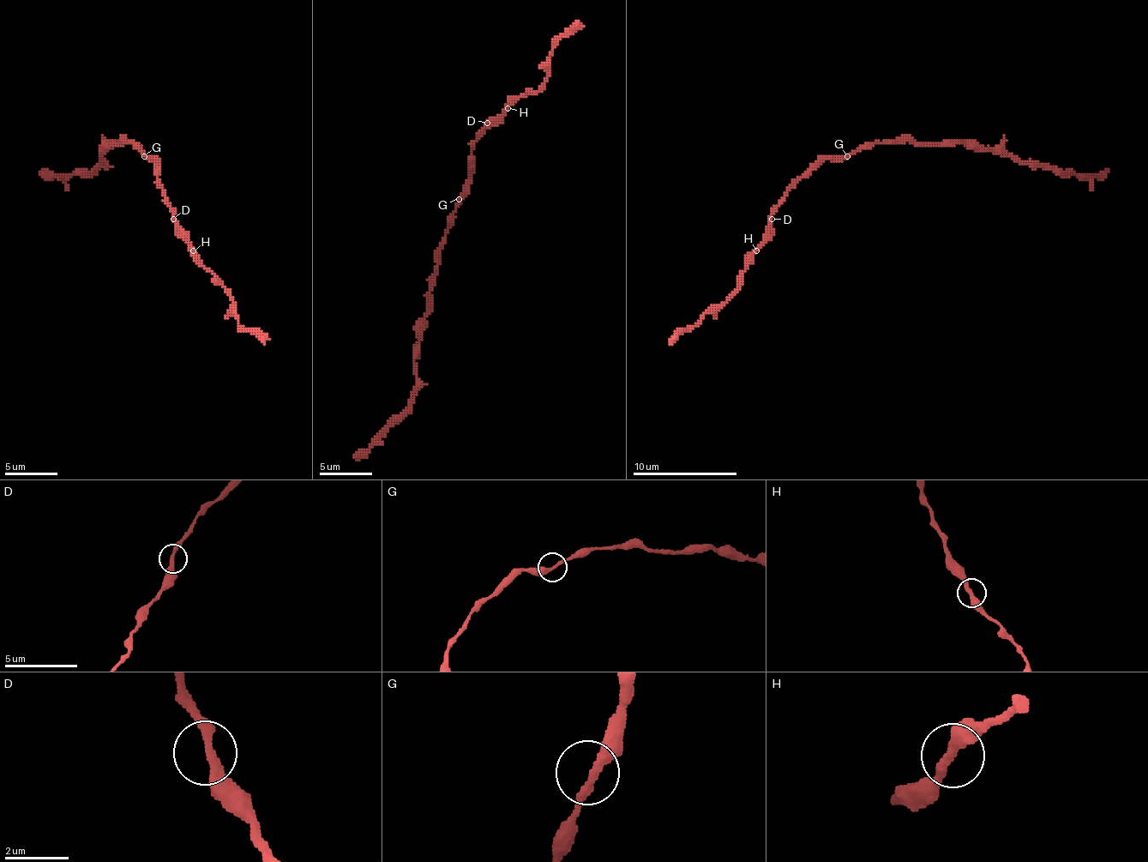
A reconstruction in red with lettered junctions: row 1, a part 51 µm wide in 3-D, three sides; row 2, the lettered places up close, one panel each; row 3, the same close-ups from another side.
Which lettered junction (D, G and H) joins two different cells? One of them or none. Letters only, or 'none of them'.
none of them

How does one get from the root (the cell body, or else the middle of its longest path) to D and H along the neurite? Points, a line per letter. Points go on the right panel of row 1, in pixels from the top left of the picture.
D: (847, 156), (821, 159), (787, 193), (772, 219)
H: (847, 156), (821, 159), (787, 193), (784, 201), (772, 216), (772, 234), (755, 250)

